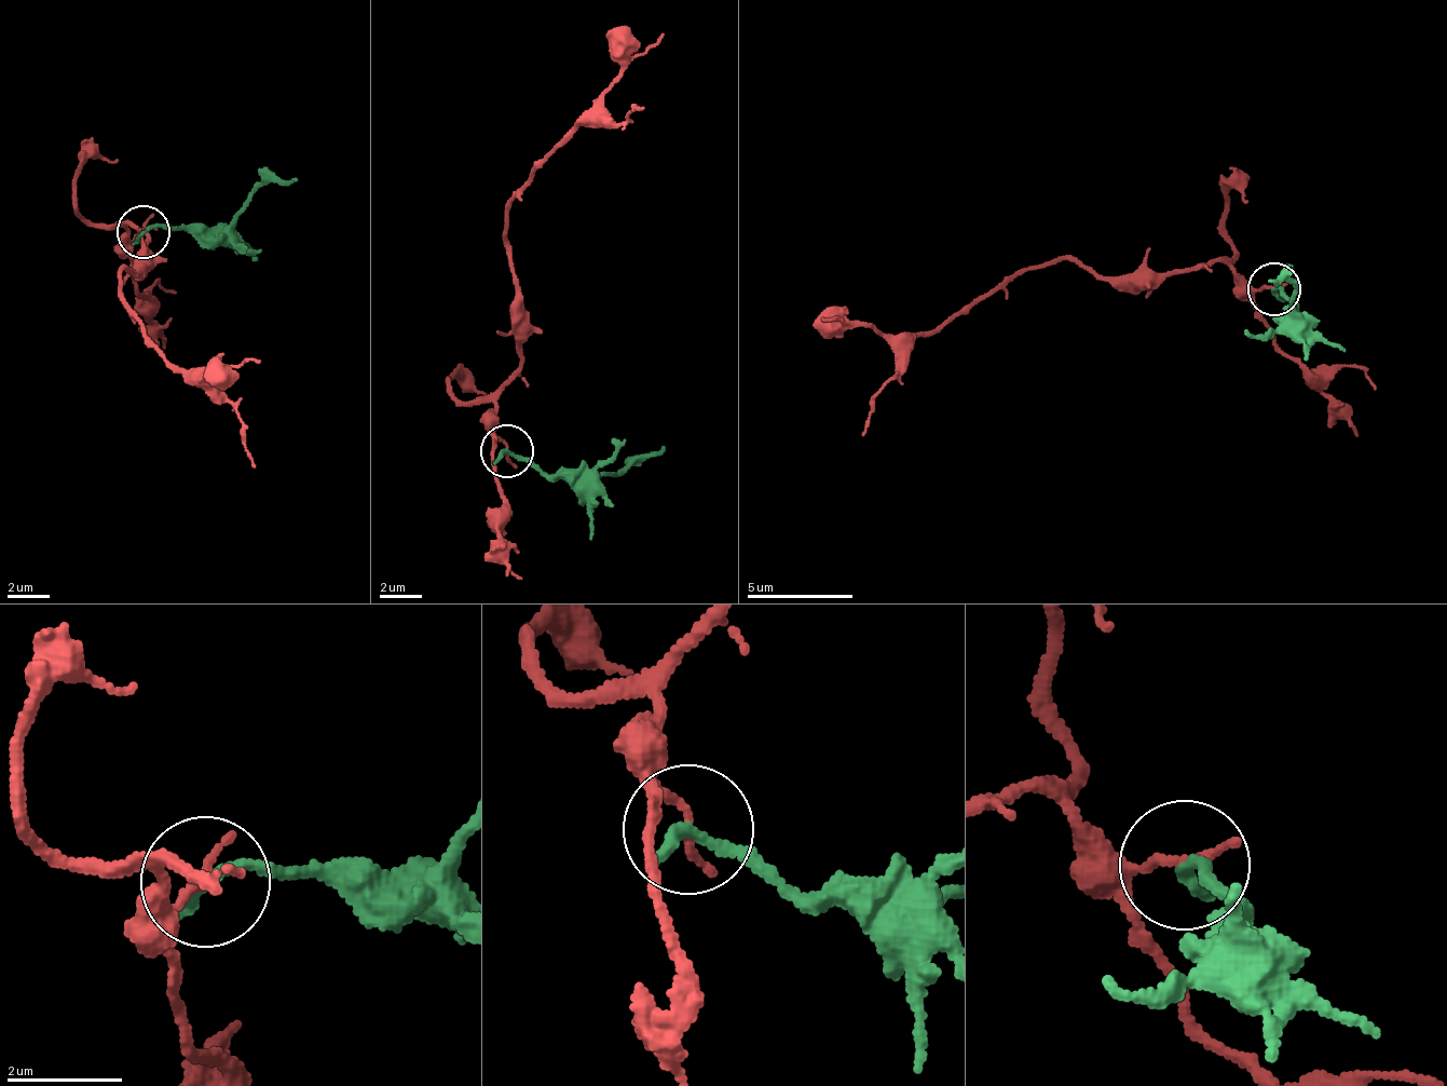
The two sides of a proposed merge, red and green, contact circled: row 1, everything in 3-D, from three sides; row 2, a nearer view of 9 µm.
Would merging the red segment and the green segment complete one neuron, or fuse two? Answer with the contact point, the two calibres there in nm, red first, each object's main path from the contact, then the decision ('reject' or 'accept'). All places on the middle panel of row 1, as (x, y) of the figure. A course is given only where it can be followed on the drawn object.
at (507, 451); 110 nm thick on the red side, 260 nm on the other; red runs (508, 451), (497, 428), (500, 395), (520, 366), (504, 209), (562, 146), (638, 106), (644, 107); green runs (508, 451), (582, 480), (623, 469), (666, 445); reject

